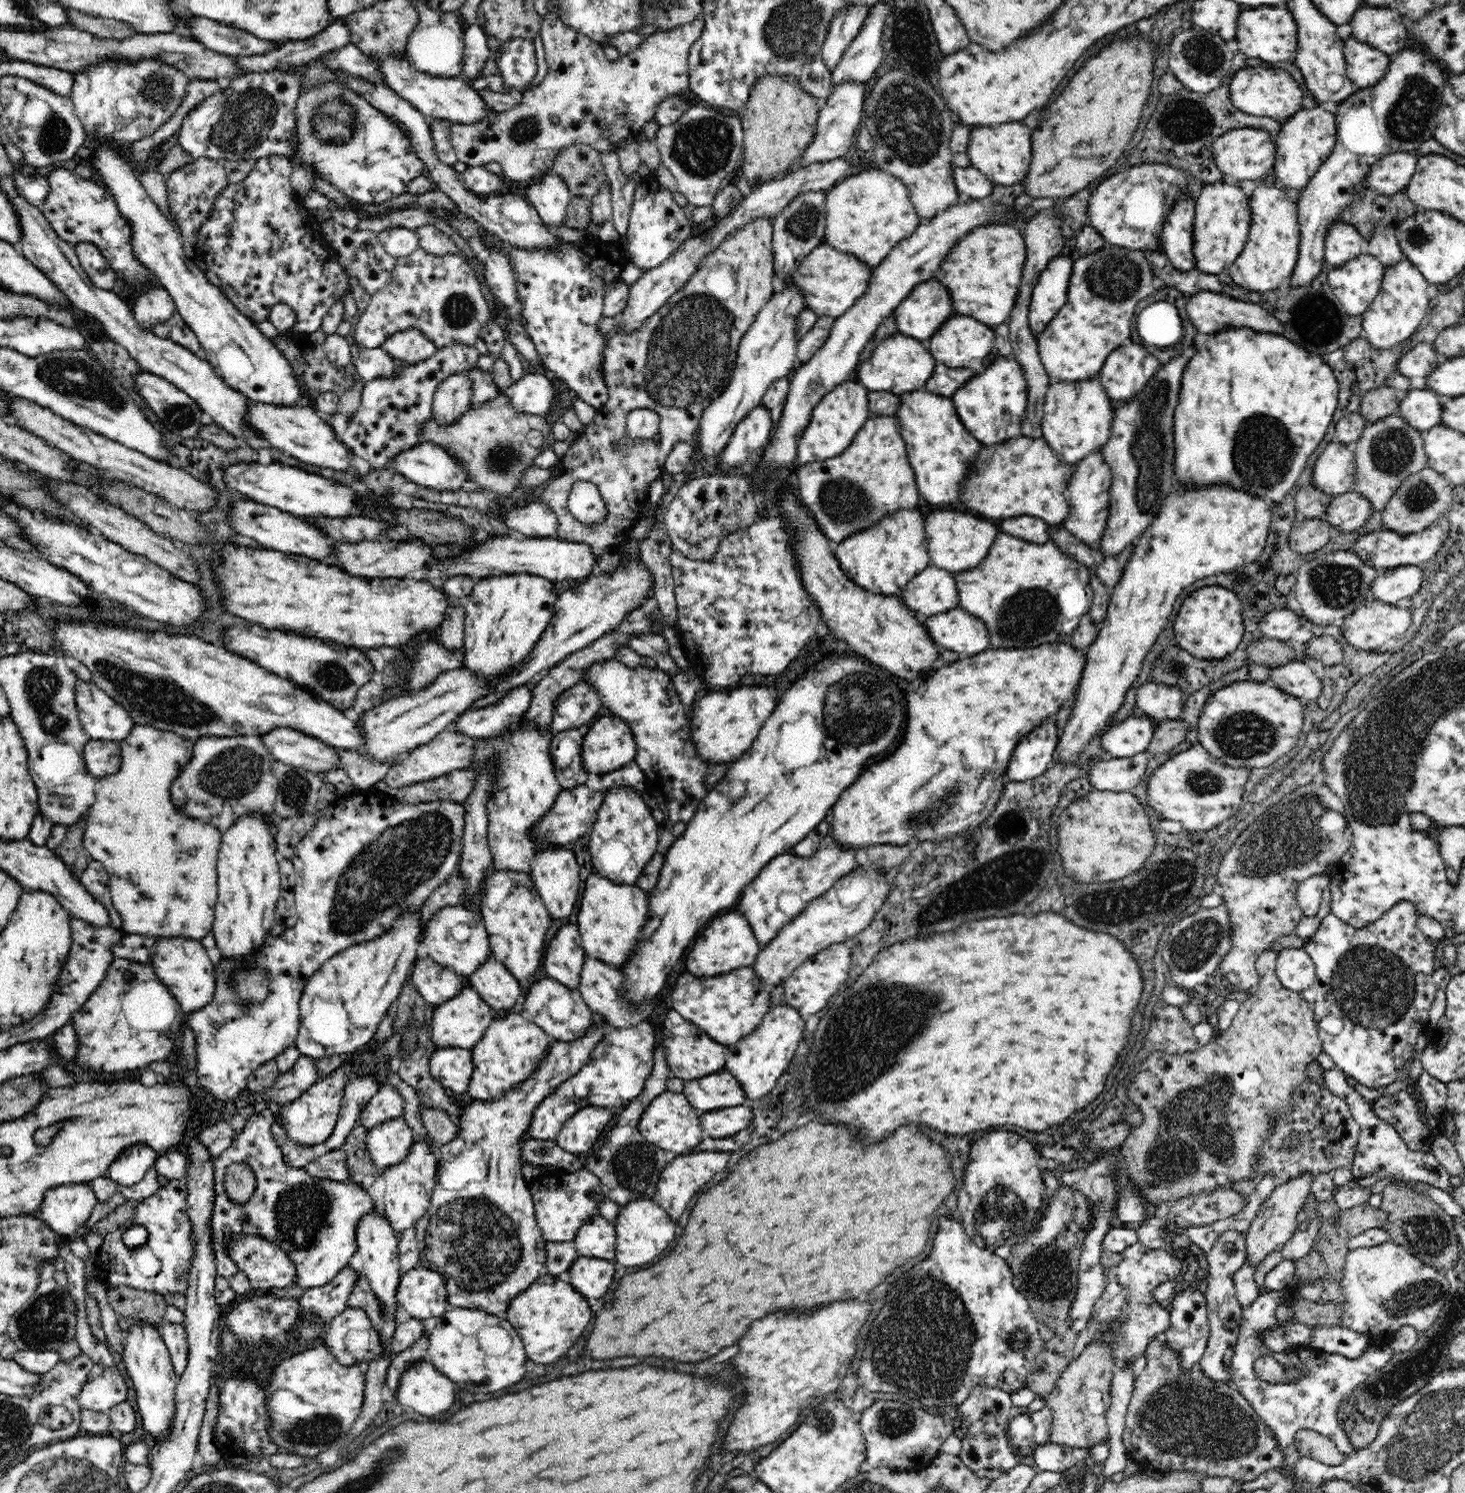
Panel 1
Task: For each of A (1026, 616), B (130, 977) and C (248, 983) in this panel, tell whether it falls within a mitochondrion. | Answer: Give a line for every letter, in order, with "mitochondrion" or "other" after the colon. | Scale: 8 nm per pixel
A: mitochondrion
B: other
C: mitochondrion

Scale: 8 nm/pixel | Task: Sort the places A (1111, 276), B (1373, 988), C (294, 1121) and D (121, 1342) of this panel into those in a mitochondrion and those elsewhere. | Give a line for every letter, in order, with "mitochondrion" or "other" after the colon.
A: mitochondrion
B: mitochondrion
C: other
D: other

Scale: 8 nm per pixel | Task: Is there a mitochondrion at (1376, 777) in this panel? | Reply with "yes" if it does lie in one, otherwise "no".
yes

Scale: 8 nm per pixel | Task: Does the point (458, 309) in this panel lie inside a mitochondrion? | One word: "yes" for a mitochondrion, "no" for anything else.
yes

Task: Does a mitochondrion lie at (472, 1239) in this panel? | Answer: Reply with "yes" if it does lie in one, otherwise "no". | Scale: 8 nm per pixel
yes

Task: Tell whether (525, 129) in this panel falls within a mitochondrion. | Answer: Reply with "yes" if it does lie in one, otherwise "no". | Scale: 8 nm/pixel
yes

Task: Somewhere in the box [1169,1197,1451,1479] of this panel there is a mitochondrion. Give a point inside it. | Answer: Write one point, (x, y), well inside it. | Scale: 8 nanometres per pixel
(1420, 1294)

